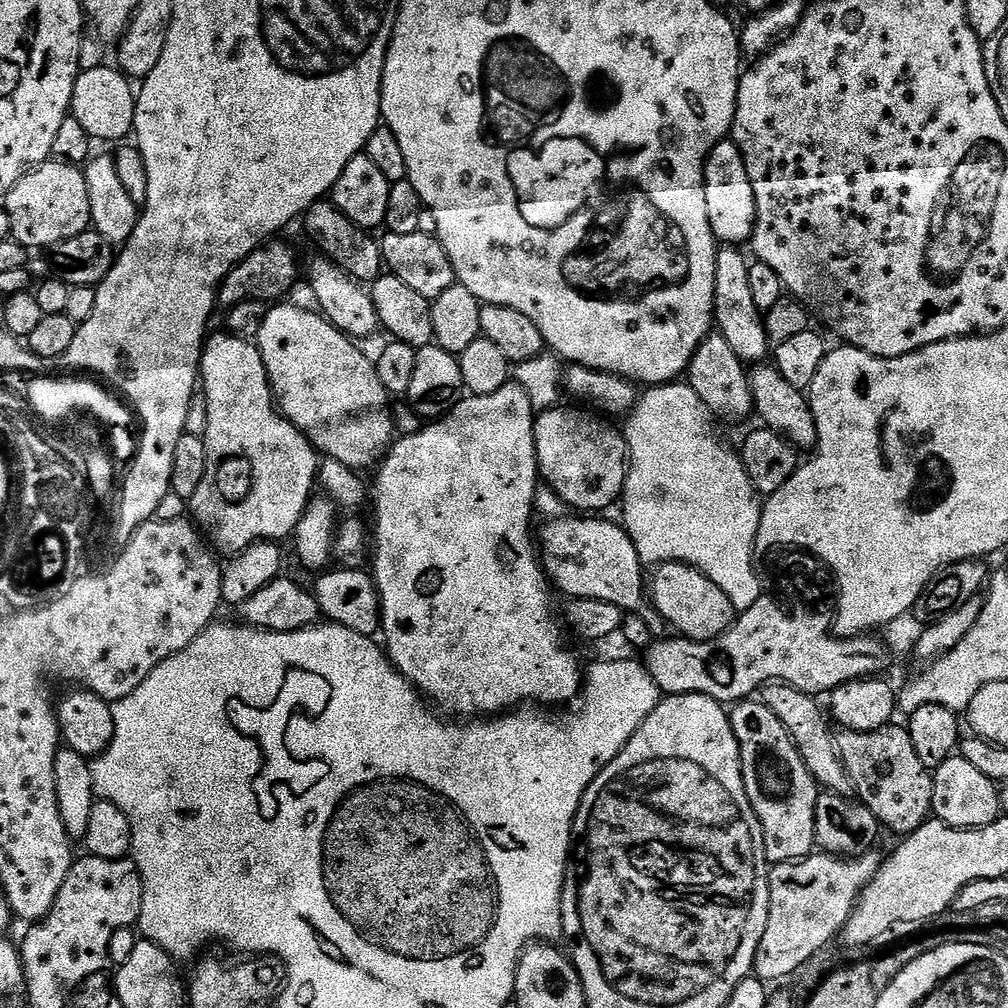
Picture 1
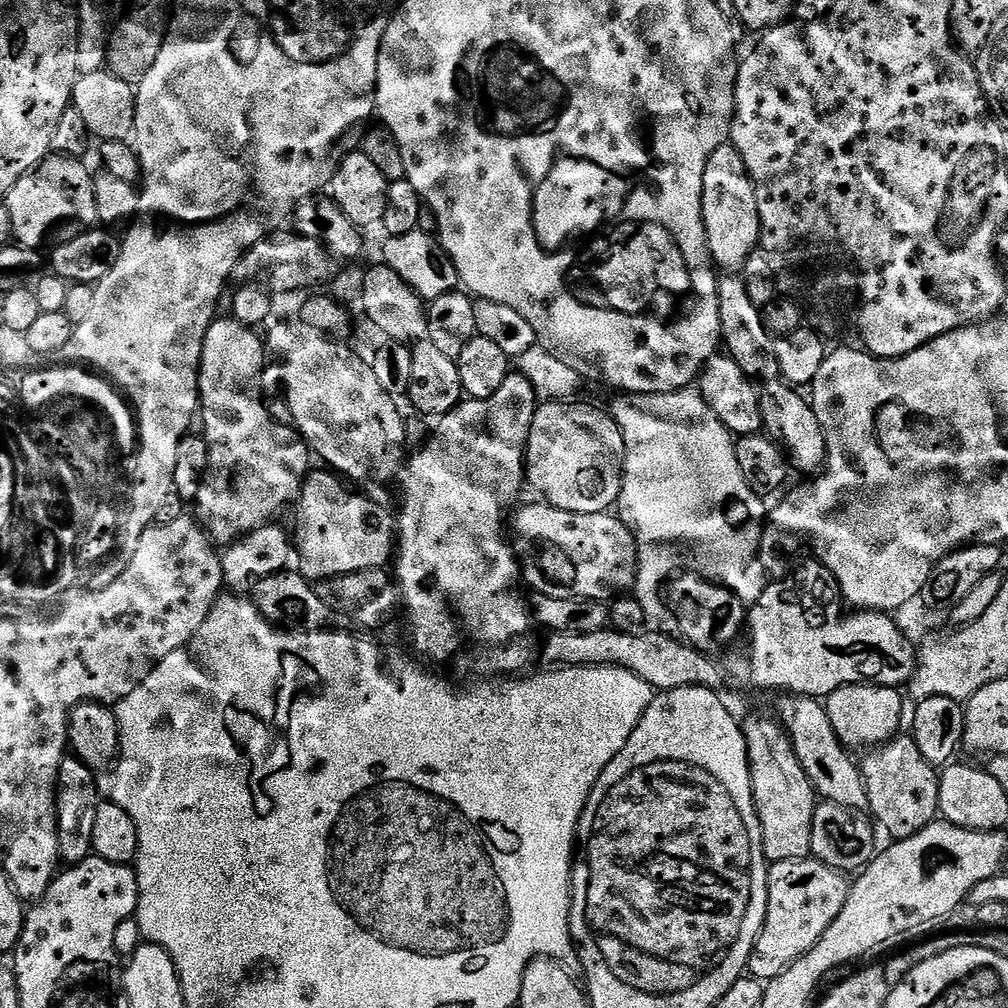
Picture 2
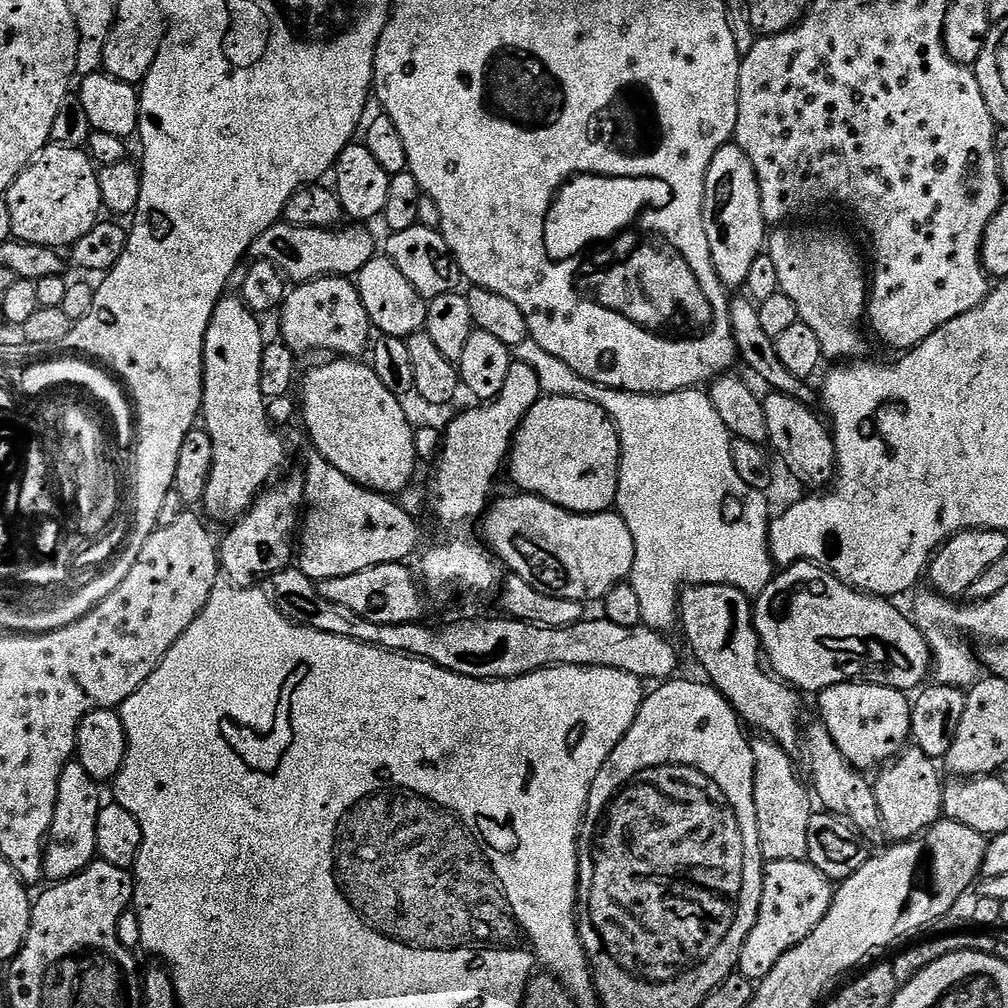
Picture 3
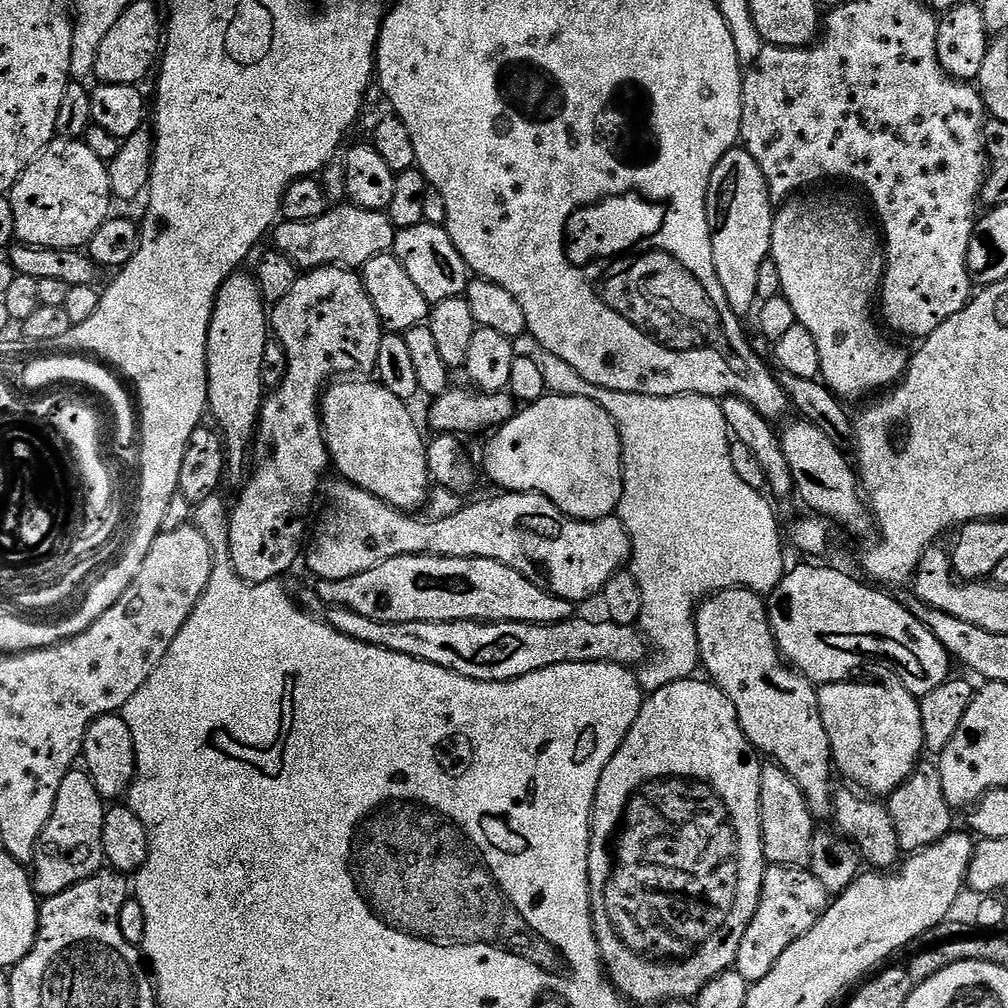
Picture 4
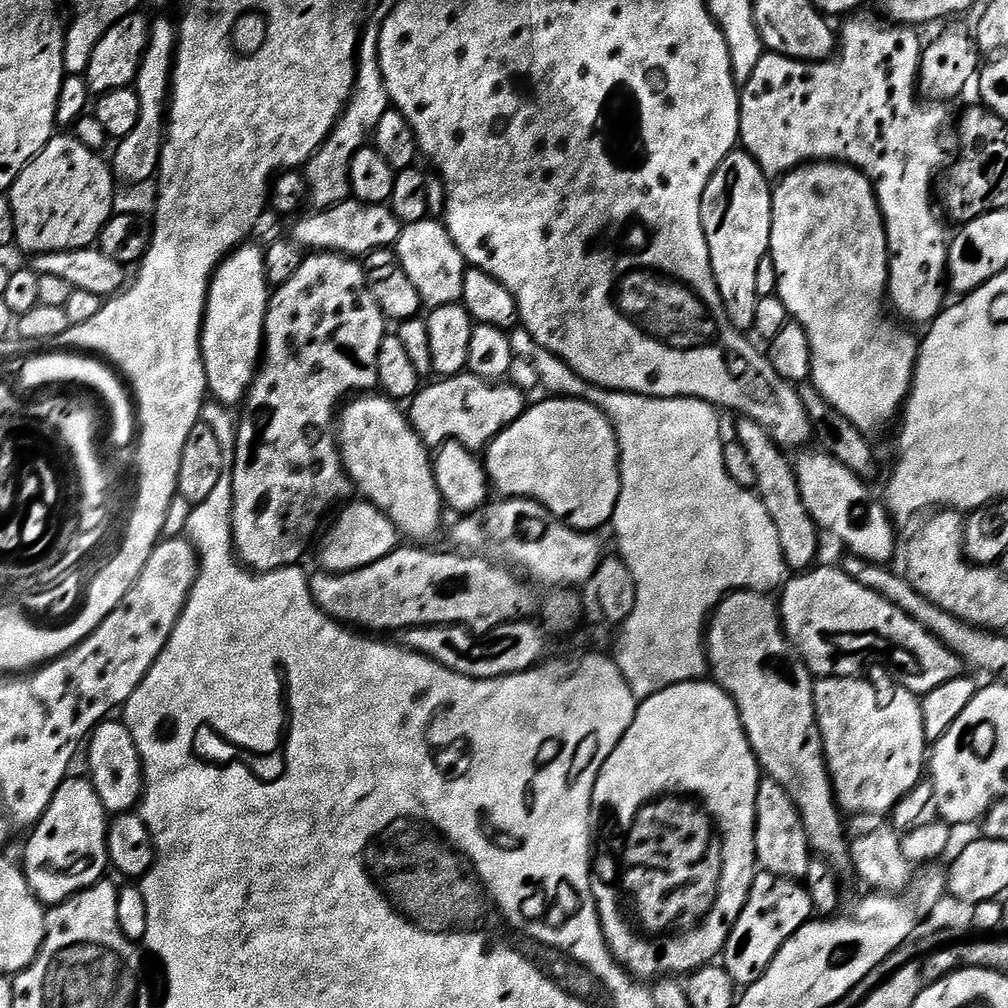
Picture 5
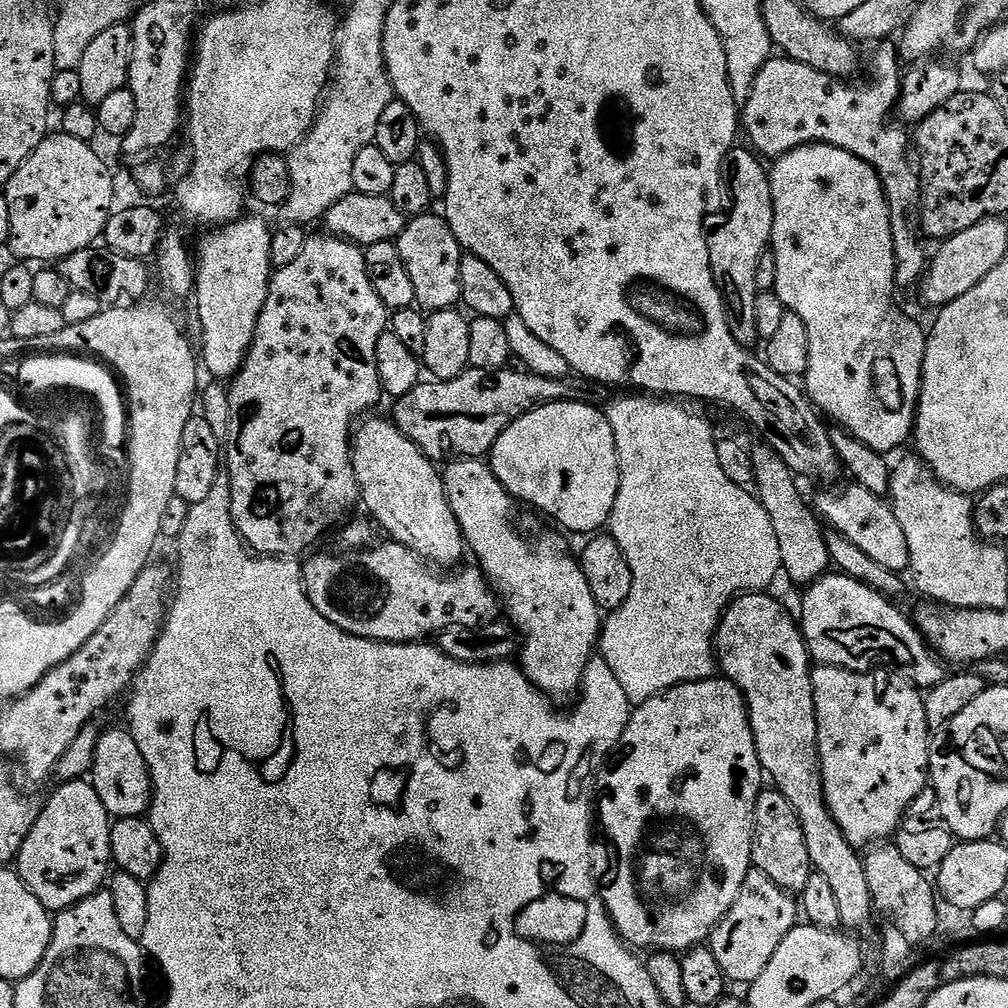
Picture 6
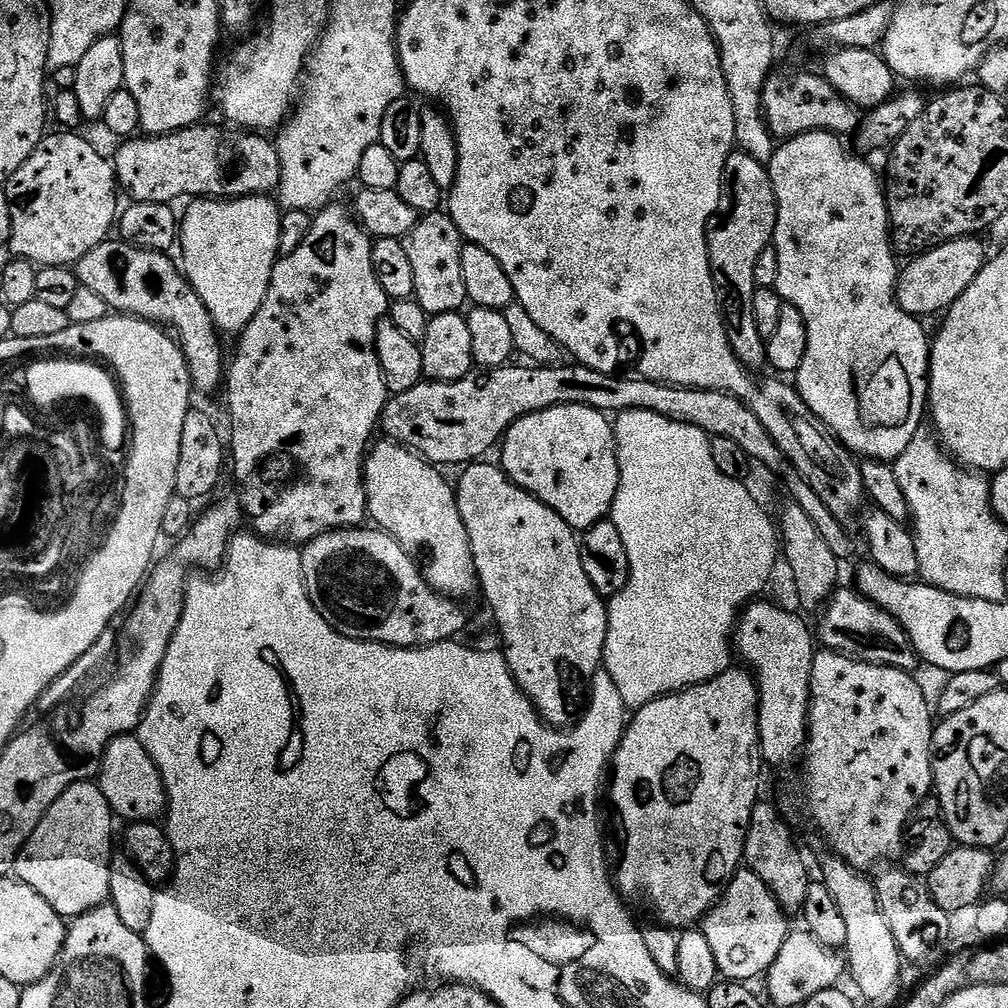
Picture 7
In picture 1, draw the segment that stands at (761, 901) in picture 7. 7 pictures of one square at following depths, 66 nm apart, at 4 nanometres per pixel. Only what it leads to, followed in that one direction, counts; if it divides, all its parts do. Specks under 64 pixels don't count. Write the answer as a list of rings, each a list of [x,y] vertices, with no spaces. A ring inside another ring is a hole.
[[[879,851],[867,852],[864,856],[841,858],[827,854],[813,854],[804,860],[782,862],[768,873],[770,882],[770,918],[766,924],[766,934],[756,955],[755,975],[765,982],[784,980],[792,976],[807,960],[812,960],[832,939],[843,933],[846,922],[852,917],[856,903],[864,893],[864,887],[874,878],[880,868],[882,856]]]

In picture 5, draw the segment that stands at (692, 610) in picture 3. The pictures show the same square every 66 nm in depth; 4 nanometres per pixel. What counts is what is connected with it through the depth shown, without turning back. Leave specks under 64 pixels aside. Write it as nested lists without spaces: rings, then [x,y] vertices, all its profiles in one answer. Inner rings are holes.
[[[745,590],[730,593],[721,600],[716,611],[711,614],[707,623],[706,643],[711,679],[719,684],[722,690],[726,690],[726,694],[730,694],[730,698],[738,706],[744,729],[748,735],[748,741],[754,750],[756,761],[760,763],[763,775],[769,780],[778,782],[778,786],[782,786],[782,790],[786,790],[786,794],[790,794],[790,798],[802,818],[802,826],[806,830],[808,847],[812,849],[813,853],[827,860],[833,868],[837,870],[843,870],[843,868],[851,869],[853,867],[853,858],[850,851],[850,836],[849,833],[844,833],[843,818],[845,819],[845,817],[842,815],[840,805],[836,803],[836,793],[832,791],[832,776],[828,773],[828,759],[824,756],[824,739],[820,736],[820,723],[816,720],[816,686],[814,677],[812,671],[804,664],[804,660],[796,653],[794,645],[788,641],[788,635],[784,632],[784,623],[780,621],[780,610],[777,601],[771,595],[762,592]]]

